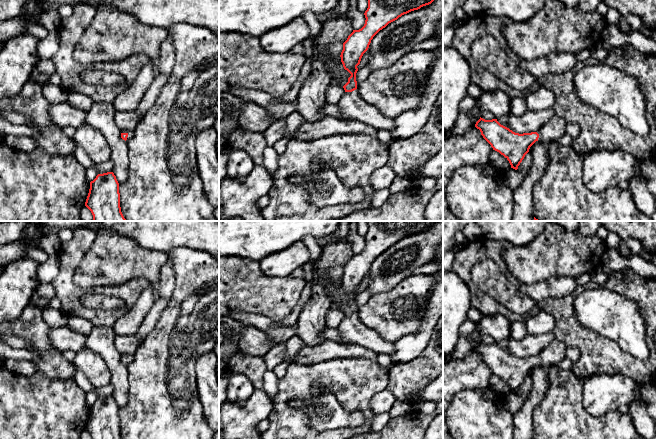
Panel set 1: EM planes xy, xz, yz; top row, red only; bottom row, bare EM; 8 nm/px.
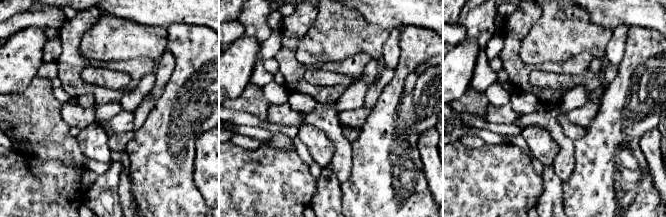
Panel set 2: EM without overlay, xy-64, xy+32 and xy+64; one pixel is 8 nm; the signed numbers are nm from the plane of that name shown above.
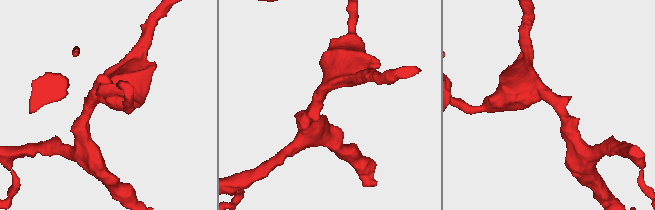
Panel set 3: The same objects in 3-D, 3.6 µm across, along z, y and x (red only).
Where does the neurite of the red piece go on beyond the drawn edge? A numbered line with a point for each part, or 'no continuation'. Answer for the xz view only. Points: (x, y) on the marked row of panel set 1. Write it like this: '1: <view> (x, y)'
1: xz (351, 107)

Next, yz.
1: yz (555, 128)

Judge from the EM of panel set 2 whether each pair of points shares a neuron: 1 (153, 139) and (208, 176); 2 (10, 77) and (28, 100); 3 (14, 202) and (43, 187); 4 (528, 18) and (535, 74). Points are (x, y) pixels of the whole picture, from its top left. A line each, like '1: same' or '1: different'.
1: different
2: different
3: same
4: different

